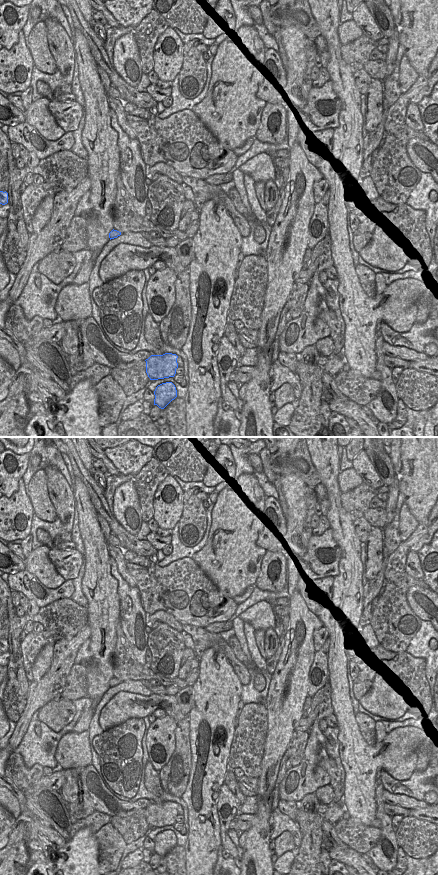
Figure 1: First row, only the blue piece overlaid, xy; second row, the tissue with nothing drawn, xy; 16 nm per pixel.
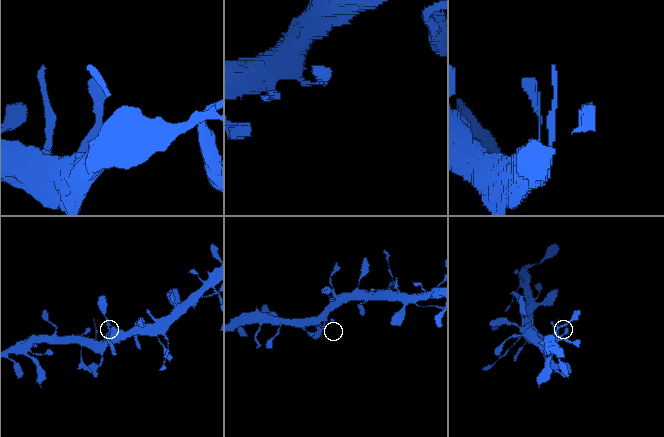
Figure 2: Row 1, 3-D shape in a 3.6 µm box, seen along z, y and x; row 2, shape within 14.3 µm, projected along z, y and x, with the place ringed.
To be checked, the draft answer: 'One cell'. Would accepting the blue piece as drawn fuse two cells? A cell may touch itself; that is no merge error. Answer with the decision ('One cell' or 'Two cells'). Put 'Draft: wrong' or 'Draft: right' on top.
Draft: right
One cell

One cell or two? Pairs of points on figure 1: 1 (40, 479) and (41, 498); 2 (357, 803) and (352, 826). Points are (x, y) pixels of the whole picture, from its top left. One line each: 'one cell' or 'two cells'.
1: one cell
2: two cells

